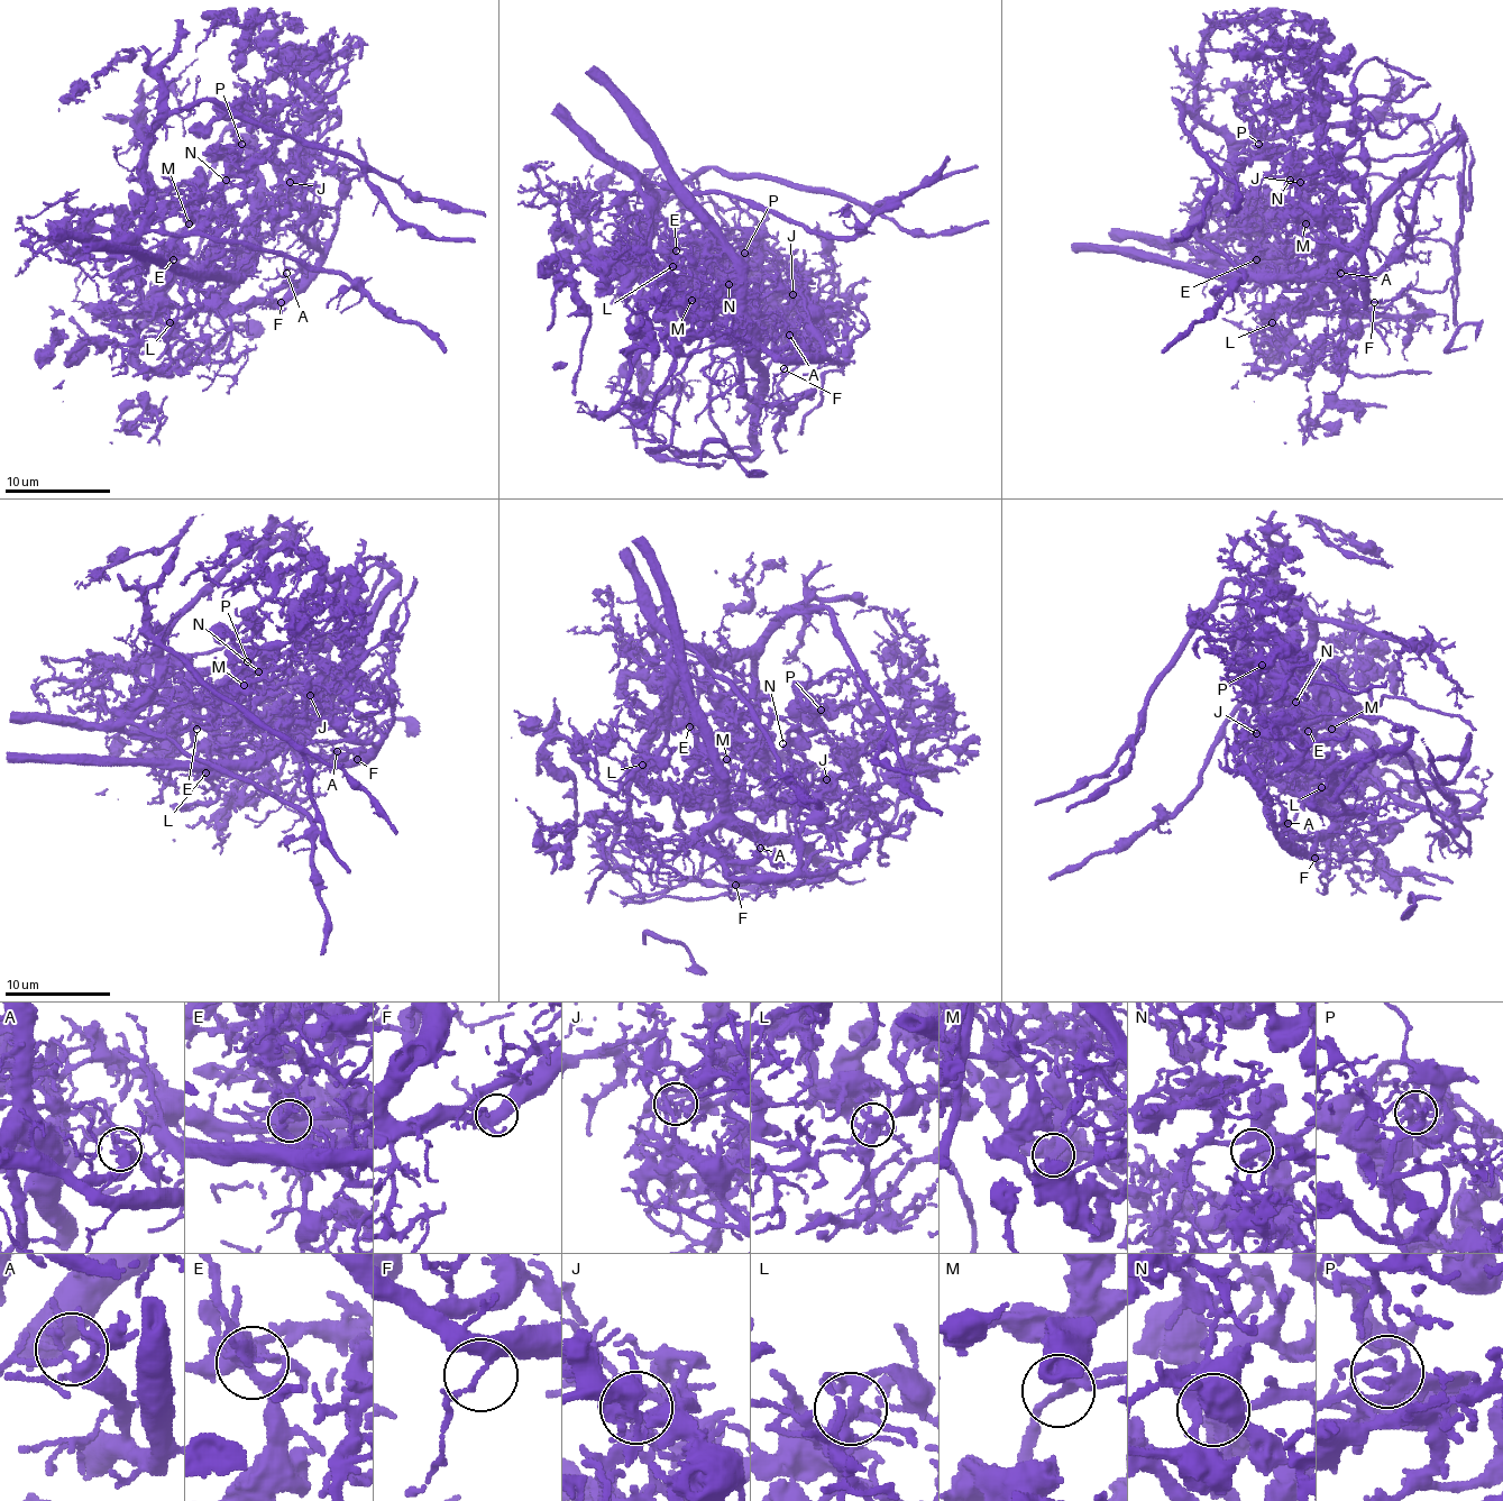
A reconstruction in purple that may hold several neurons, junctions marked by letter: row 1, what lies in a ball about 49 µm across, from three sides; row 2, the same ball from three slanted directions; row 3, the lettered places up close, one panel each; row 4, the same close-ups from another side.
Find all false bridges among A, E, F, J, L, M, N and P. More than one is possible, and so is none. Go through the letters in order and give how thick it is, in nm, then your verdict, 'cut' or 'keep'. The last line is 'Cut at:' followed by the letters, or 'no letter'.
A: 260 nm thick; keep
E: 400 nm thick; keep
F: 260 nm thick; keep
J: 240 nm thick; cut
L: 300 nm thick; keep
M: 240 nm thick; cut
N: 240 nm thick; keep
P: 260 nm thick; keep
Cut at: J, M

